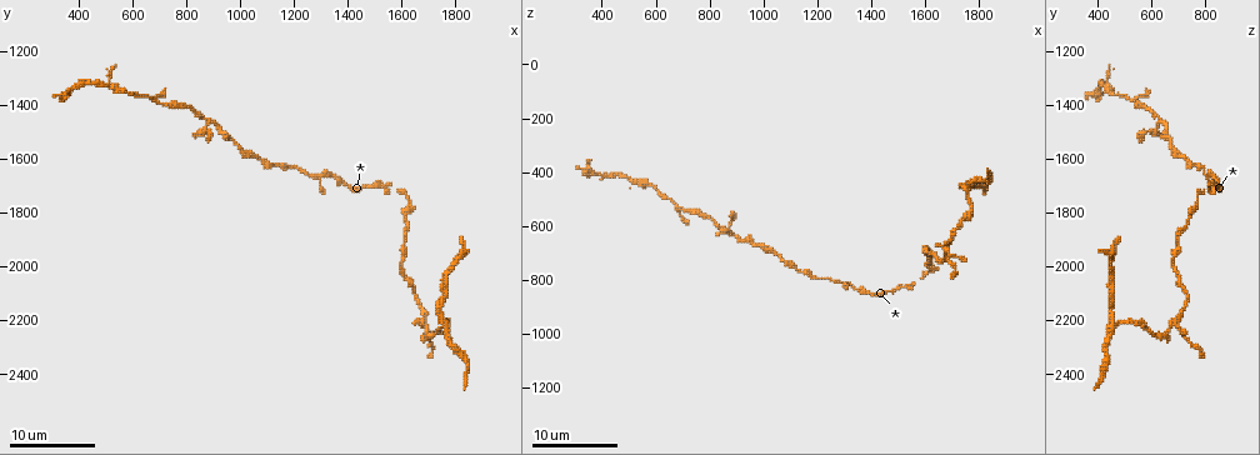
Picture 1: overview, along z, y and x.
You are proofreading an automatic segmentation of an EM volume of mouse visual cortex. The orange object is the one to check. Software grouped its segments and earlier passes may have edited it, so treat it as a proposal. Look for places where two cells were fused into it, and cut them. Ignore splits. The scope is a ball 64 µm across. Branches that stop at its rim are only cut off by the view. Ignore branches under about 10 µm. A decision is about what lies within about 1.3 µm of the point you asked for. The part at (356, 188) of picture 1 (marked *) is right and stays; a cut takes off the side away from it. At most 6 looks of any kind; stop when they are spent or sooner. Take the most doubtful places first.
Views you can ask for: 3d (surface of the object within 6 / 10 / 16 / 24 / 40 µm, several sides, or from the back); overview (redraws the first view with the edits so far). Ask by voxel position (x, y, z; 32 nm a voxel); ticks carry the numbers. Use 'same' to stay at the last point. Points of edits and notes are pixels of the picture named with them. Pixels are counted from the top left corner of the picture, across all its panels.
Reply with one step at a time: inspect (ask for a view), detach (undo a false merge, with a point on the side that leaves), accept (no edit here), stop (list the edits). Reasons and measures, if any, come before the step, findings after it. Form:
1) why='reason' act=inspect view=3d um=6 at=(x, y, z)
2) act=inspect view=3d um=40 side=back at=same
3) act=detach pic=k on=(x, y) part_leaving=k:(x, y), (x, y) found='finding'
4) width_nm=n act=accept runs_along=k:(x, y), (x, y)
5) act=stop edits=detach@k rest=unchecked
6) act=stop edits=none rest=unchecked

why='small branch off a trunk' act=inspect view=3d um=10 at=(1280, 1670, 810)

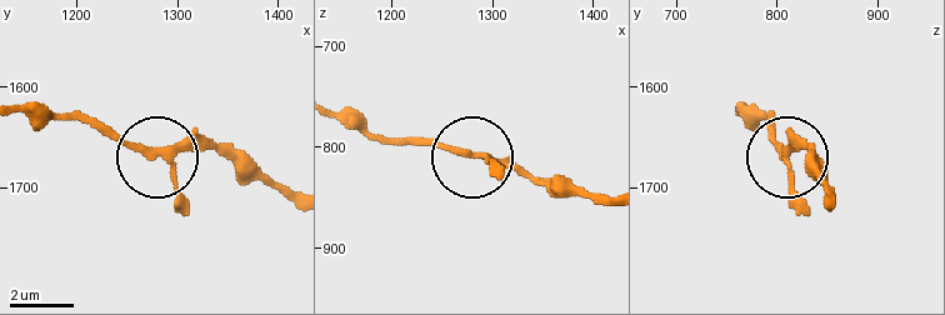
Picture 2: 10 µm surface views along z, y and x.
act=accept runs_along=2:(294, 194), (214, 150), (158, 153), (95, 124) found='one cell here'

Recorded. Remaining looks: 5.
why='side arm on a straight run' act=inspect view=3d um=6 at=(860, 1450, 620)

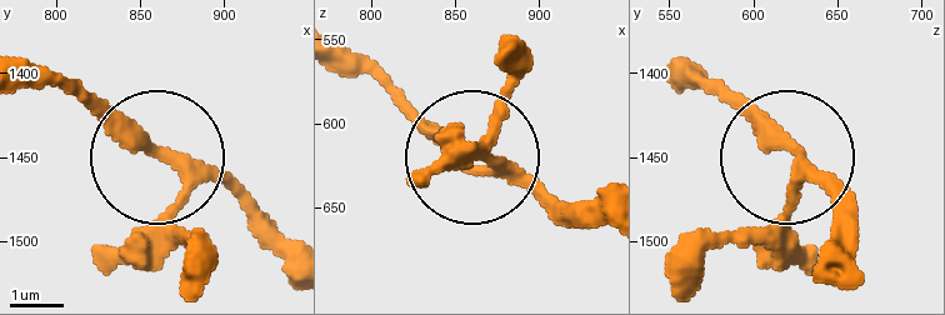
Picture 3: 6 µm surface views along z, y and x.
act=inspect view=3d um=6 side=back at=(856, 1444, 622)

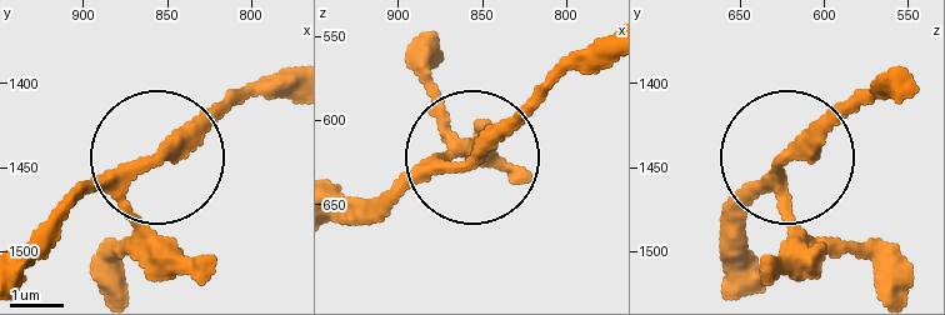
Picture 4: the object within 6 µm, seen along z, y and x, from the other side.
arms=3 act=accept found='continuous, no second cell'

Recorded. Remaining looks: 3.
why='narrows sharply' act=inspect view=3d um=16 at=(1590, 2000, 680)

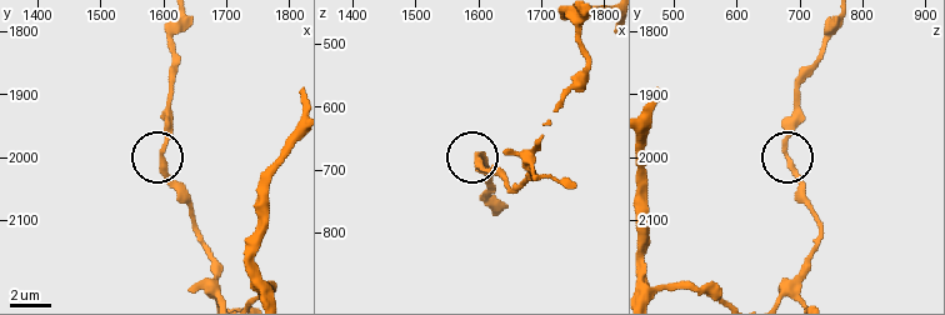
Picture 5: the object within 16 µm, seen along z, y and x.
act=inspect view=3d um=16 side=back at=(1595, 1995, 675)

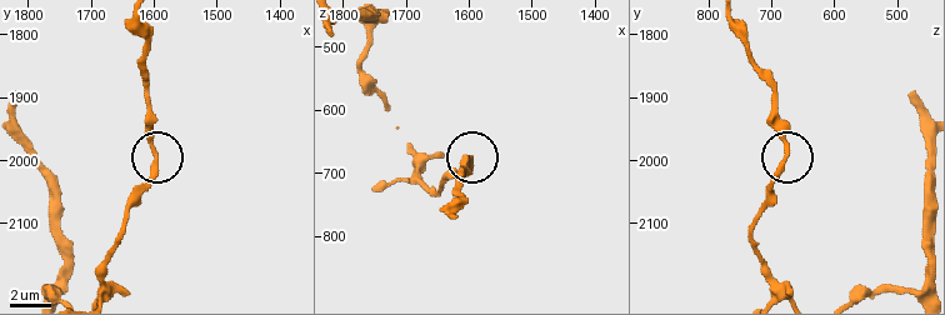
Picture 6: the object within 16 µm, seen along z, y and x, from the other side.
act=accept runs_along=6:(139, 20), (155, 161), (145, 186), (130, 205) found='one cell here'

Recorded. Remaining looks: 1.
act=stop edits=none rest=unchecked

